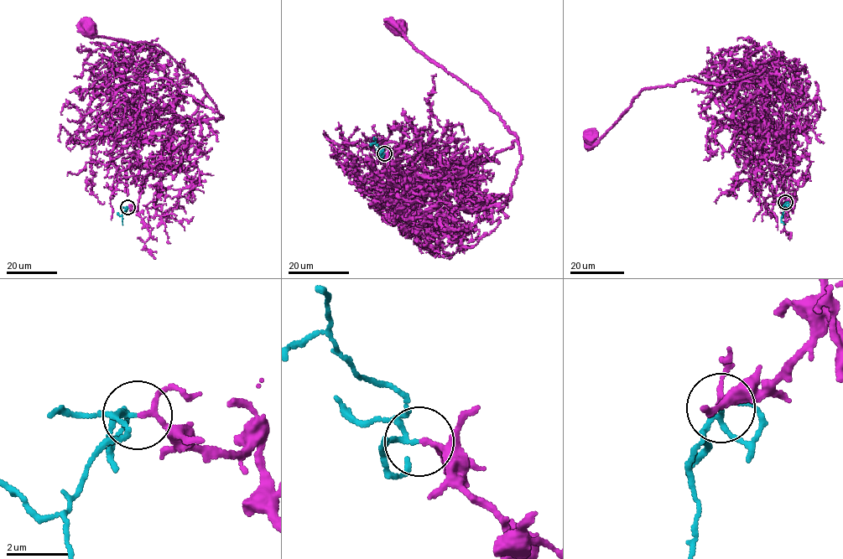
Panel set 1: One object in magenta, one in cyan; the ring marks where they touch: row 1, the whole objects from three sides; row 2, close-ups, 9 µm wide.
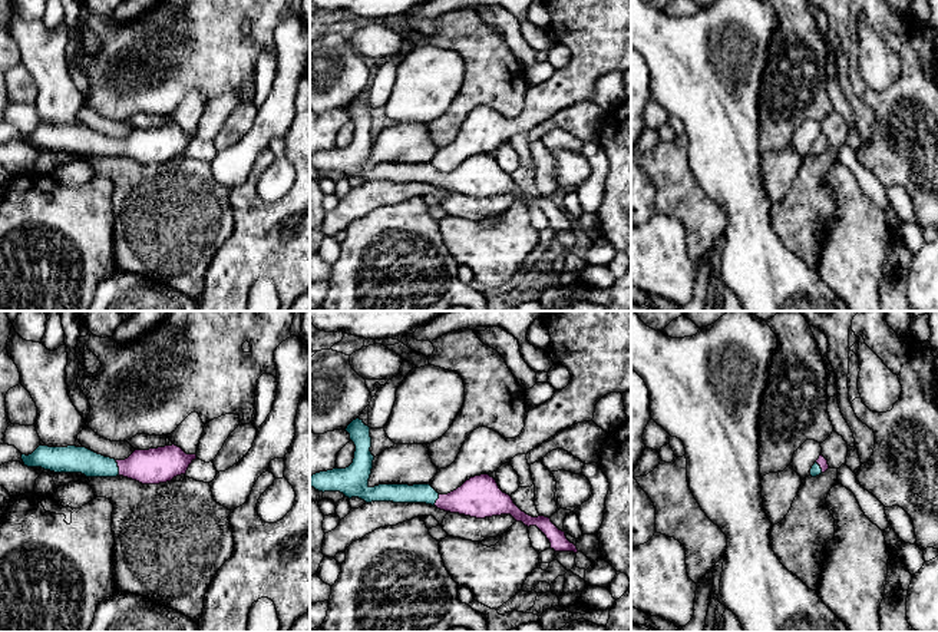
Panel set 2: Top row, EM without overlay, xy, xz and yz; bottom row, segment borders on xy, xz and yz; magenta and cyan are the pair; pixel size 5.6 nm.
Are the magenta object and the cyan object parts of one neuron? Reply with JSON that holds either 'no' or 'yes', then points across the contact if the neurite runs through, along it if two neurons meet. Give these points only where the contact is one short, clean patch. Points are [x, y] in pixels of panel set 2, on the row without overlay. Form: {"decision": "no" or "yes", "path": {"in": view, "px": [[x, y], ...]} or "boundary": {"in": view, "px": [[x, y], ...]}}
{"decision": "yes", "path": {"in": "xy", "px": [[154, 145], [118, 145], [96, 145], [75, 138]]}}

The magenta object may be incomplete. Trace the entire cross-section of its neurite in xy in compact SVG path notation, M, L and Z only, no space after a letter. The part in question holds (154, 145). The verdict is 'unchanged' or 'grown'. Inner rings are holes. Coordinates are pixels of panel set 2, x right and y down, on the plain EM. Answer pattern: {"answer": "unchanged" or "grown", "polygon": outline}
{"answer": "grown", "polygon": "M172 123L149 129L135 129L125 139L98 133L86 126L39 125L32 133L22 133L27 146L42 146L55 152L82 152L86 156L123 155L142 163L159 163L185 153L196 133L186 133Z"}

